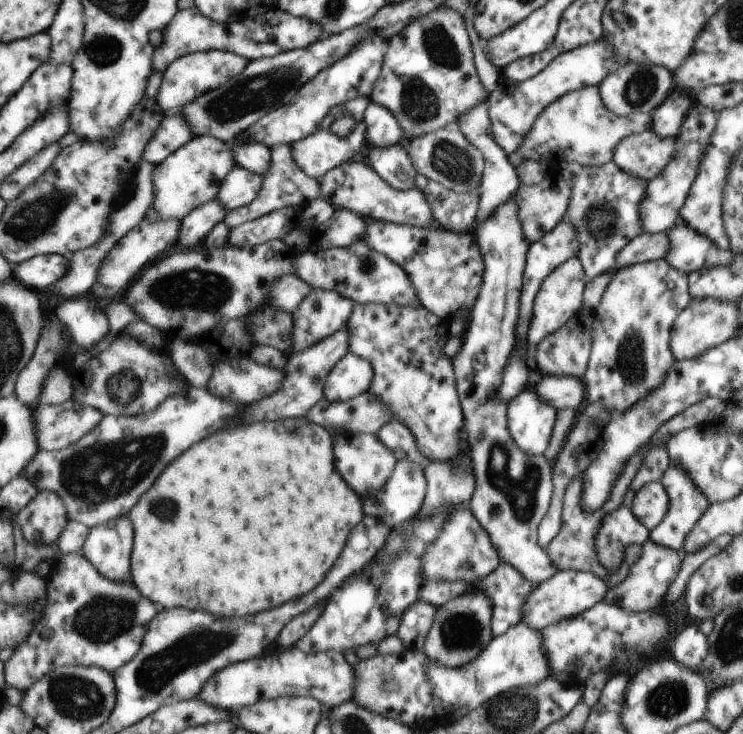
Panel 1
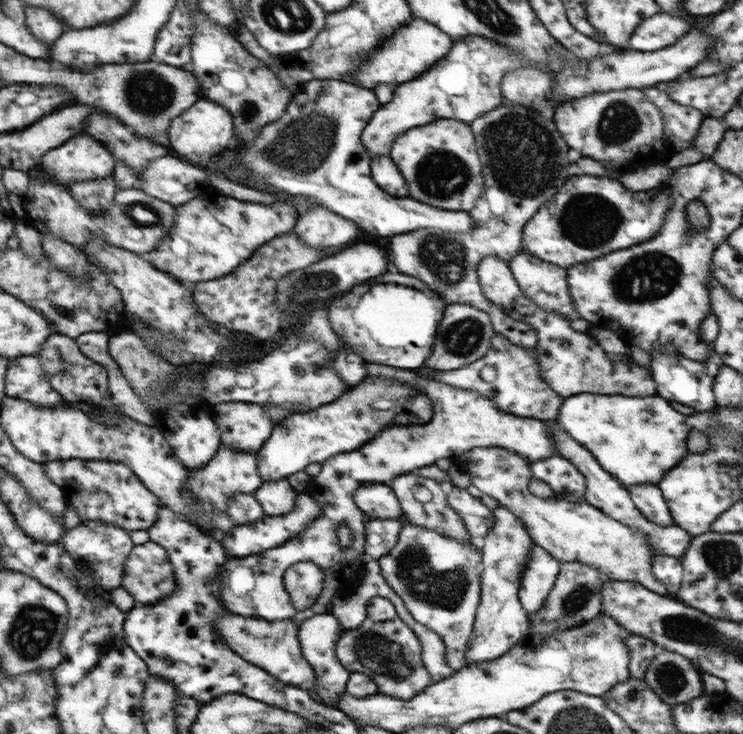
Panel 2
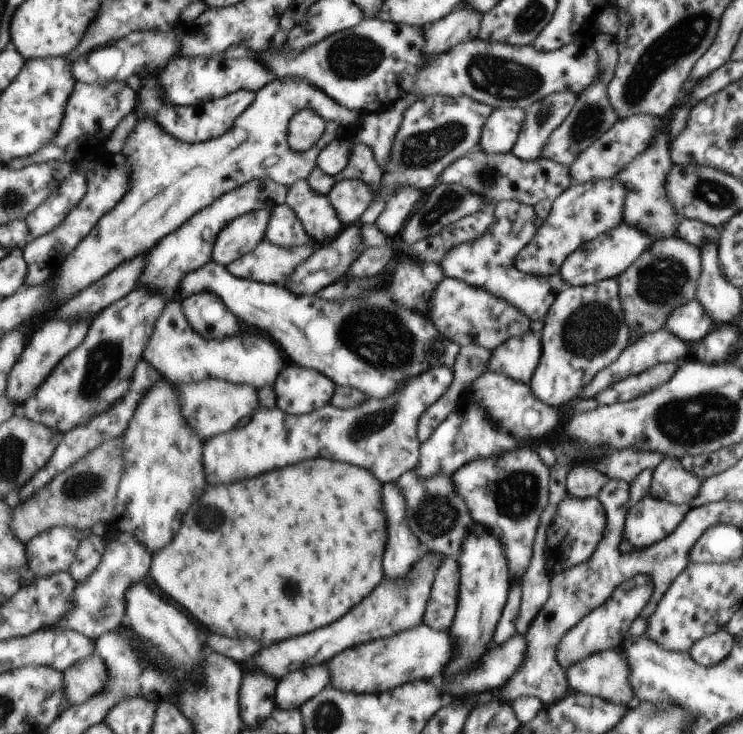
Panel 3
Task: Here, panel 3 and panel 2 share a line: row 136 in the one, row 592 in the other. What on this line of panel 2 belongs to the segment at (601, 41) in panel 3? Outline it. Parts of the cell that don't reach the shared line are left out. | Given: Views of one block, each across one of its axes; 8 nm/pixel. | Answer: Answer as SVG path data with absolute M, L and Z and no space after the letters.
M564 562L560 566L560 574L557 576L556 586L549 592L545 600L545 607L540 612L529 613L532 637L542 637L542 634L551 634L555 630L566 630L571 626L578 626L586 620L597 618L602 611L601 588L608 576L595 568L590 568L581 562Z

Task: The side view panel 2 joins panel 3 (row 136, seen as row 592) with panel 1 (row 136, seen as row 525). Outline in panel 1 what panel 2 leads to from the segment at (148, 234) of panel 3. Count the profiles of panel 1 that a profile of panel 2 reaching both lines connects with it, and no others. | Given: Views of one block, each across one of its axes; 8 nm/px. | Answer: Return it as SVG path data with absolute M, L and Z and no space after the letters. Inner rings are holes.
M360 97L352 100L348 100L340 106L334 106L332 110L322 120L321 127L312 136L292 144L292 150L294 150L294 158L296 162L302 167L302 170L313 176L315 179L324 178L329 171L333 168L340 166L340 164L349 163L354 159L354 155L358 152L366 150L366 144L368 143L368 125L365 123L365 110L369 107L370 99L366 97ZM340 114L350 114L354 120L356 120L356 126L354 130L340 138L336 136L330 129L329 125L340 116Z

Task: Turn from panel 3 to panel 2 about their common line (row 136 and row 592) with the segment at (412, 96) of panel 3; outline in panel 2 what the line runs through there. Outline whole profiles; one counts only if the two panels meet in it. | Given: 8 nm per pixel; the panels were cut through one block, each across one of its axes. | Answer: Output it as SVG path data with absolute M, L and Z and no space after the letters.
M362 556L364 564L365 576L357 588L356 594L348 595L345 597L338 597L333 600L332 606L330 606L328 613L332 616L335 616L338 620L344 624L345 630L352 630L358 628L367 617L367 608L369 605L369 600L374 597L382 597L386 600L389 600L396 609L398 616L414 631L414 634L418 637L421 646L421 657L423 665L426 667L426 670L432 676L433 682L440 682L442 679L452 676L456 671L447 664L445 656L447 655L447 650L445 644L442 642L441 636L426 628L423 624L416 622L414 617L408 612L404 601L398 594L392 590L392 587L387 583L387 580L381 575L381 568L377 560L372 559L370 556Z

